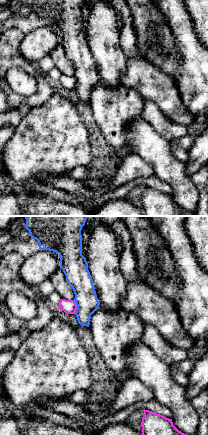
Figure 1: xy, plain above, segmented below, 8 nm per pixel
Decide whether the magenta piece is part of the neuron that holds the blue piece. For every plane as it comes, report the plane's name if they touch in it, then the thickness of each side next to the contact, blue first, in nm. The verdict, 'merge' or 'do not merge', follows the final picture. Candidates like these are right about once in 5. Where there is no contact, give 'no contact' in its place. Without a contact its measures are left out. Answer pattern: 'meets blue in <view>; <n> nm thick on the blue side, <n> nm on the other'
meets blue in xy; 190 nm thick on the blue side, 110 nm on the other

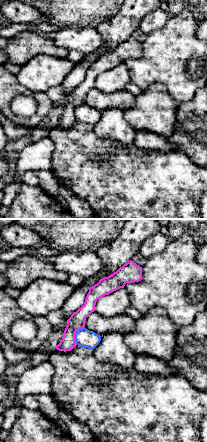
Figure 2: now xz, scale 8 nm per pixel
meets blue in xz; 140 nm thick on the blue side, 130 nm on the other

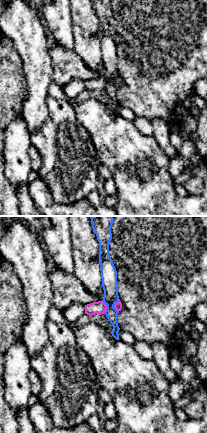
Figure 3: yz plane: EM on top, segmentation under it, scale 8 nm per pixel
meets blue in yz; 130 nm thick on the blue side, 60 nm on the other

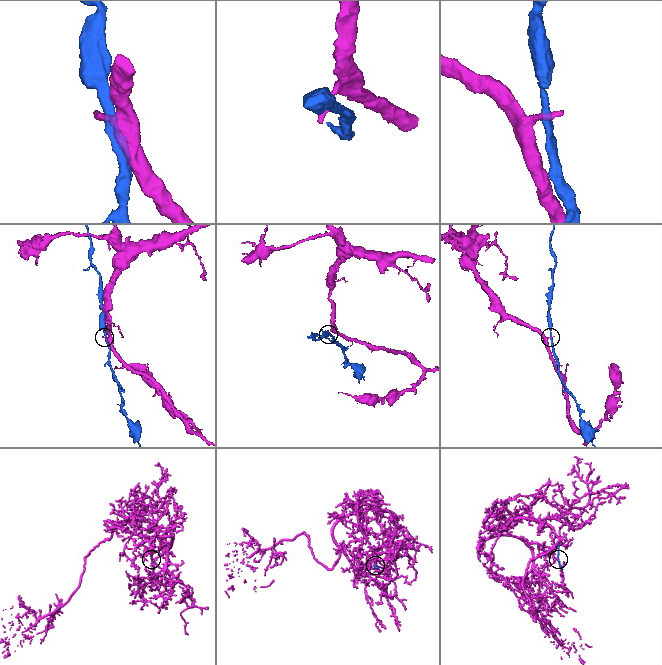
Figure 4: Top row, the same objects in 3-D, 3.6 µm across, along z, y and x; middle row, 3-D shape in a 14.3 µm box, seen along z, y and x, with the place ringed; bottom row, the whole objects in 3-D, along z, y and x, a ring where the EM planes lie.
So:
do not merge

